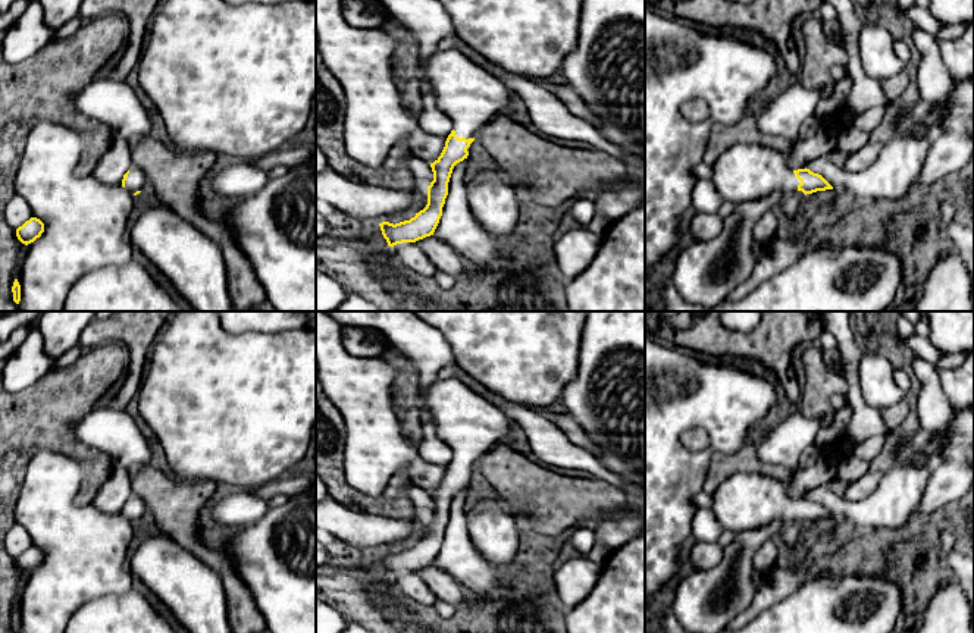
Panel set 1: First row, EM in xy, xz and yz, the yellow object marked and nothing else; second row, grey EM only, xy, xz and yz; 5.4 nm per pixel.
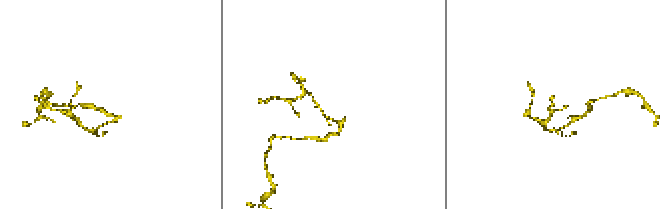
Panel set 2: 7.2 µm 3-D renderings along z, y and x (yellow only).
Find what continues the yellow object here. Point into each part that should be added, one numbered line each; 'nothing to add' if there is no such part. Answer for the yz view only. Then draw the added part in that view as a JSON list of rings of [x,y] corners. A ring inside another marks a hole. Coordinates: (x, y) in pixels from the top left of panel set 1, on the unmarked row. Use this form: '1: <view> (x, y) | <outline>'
1: yz (745, 501) | [[[736,473],[711,496],[717,520],[733,533],[757,530],[776,520],[786,524],[801,513],[782,480],[761,473]]]

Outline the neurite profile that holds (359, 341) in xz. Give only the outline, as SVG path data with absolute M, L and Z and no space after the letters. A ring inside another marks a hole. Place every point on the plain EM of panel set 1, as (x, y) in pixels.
M344 325L341 326L344 348L356 357L379 357L385 348L385 336L369 328Z

